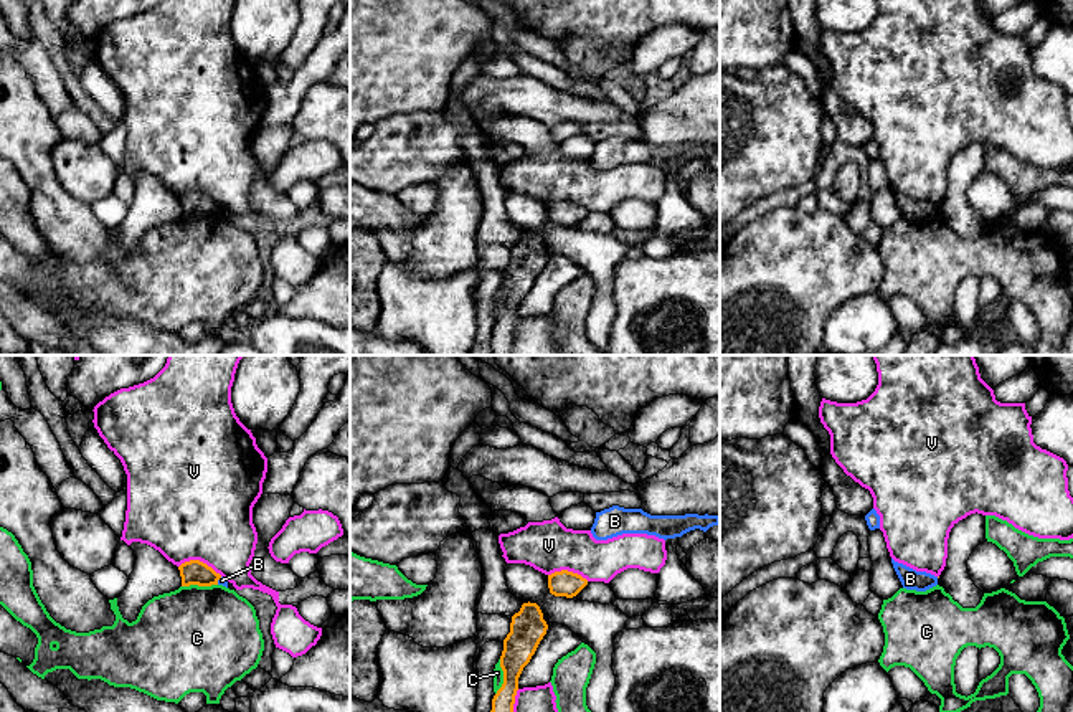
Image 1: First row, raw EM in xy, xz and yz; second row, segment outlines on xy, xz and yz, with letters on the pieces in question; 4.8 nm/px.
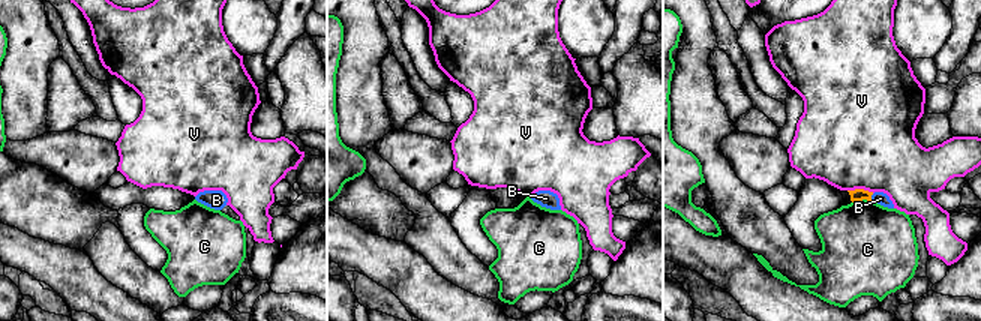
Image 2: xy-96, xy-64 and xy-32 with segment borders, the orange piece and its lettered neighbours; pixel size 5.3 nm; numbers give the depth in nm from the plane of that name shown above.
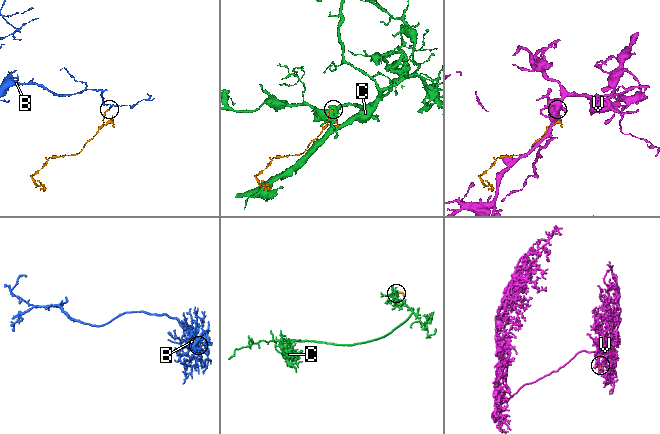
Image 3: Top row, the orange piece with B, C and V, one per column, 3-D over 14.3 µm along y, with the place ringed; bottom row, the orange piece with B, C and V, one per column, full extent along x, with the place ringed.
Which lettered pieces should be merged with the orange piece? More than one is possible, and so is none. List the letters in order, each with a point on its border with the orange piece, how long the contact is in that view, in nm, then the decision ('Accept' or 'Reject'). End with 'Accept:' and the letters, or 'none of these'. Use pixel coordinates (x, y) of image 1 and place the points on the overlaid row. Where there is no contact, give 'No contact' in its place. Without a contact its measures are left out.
B: Touches orange at xy (218, 579). Shared border 50 nm. Reject
C: Touches orange at xy (198, 585). Shared border 180 nm. Reject
V: Touches orange at xy (198, 560). Shared border 220 nm. Reject
Accept: none of these

